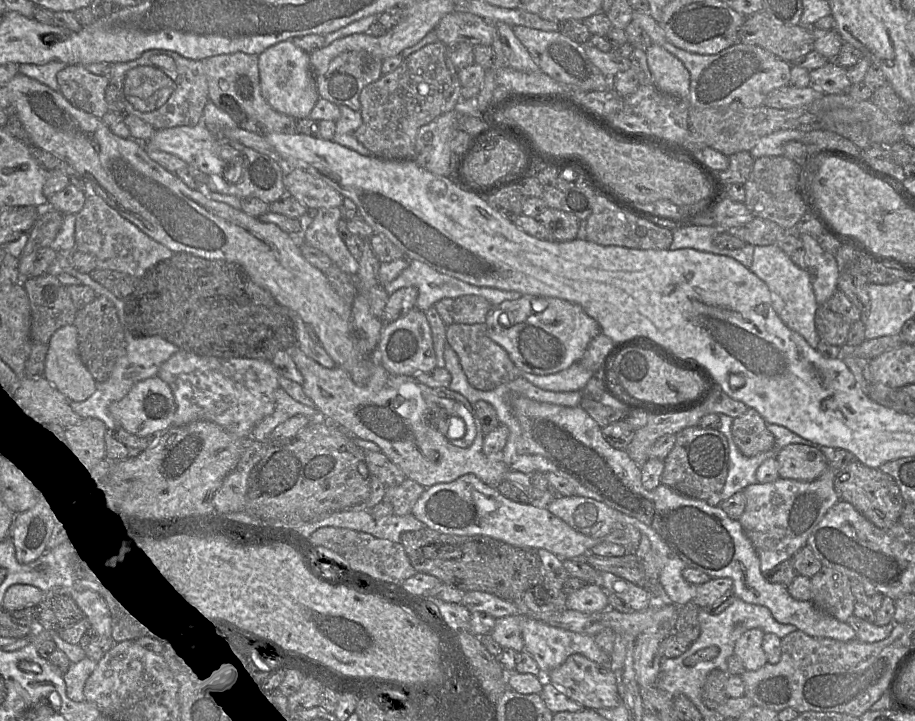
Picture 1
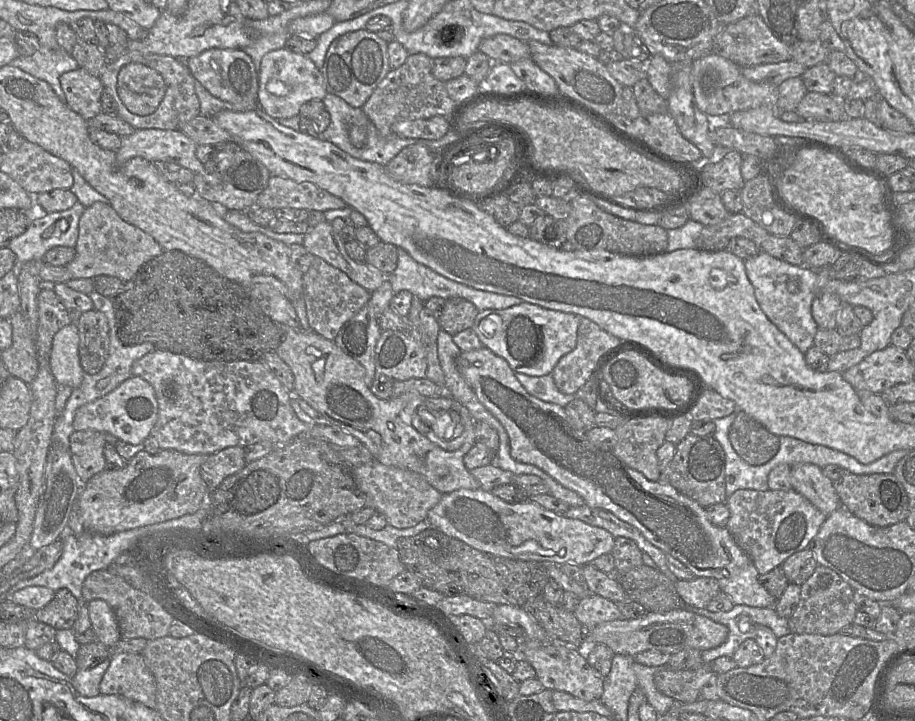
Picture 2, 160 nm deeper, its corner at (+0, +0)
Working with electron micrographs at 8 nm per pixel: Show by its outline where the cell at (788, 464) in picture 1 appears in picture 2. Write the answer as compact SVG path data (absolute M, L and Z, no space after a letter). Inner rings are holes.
M796 464L790 469L791 485L815 508L830 515L842 507L833 488L833 482L824 475L823 469L814 464Z

